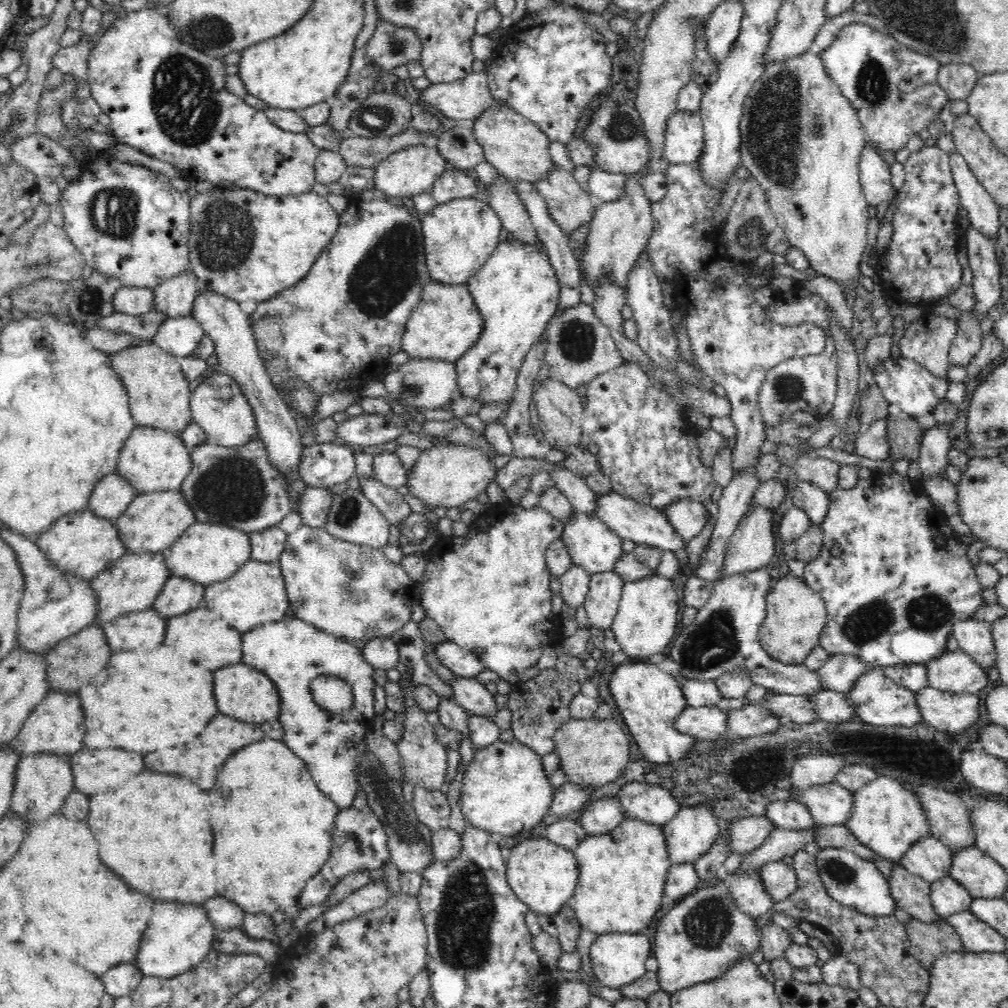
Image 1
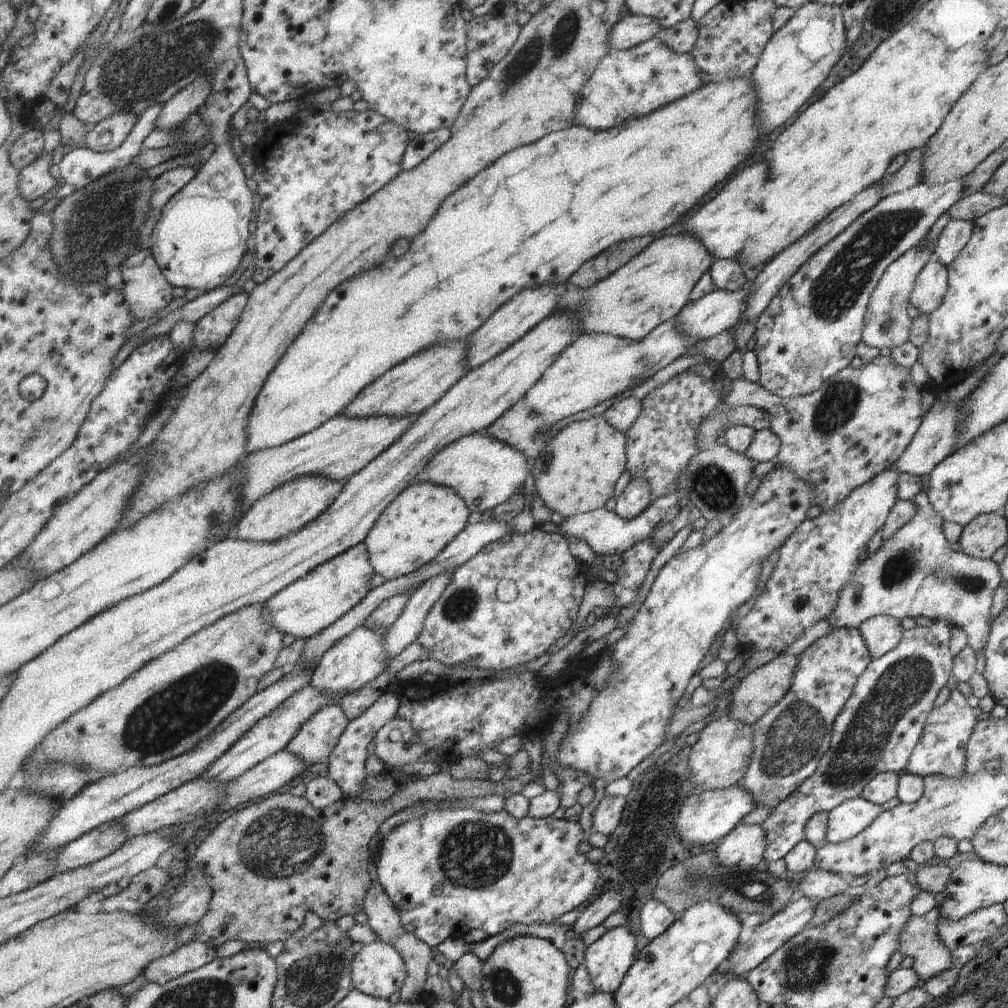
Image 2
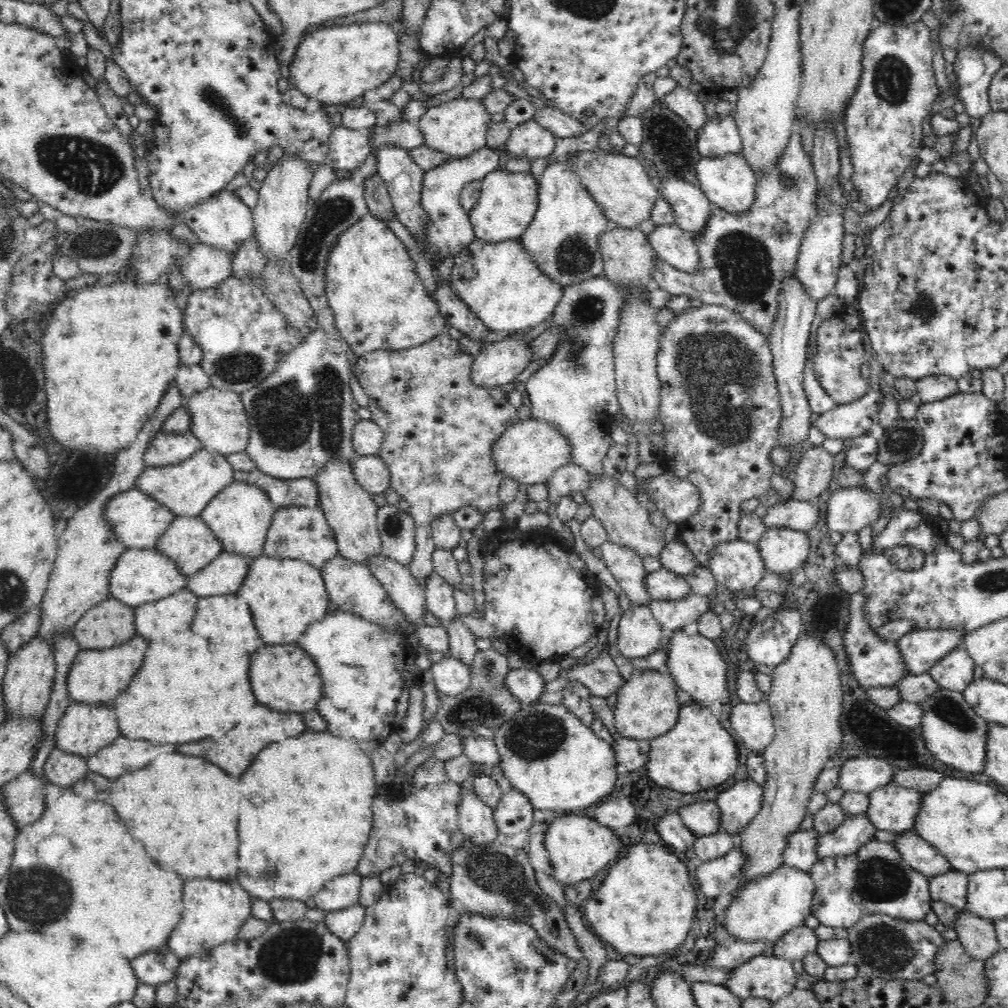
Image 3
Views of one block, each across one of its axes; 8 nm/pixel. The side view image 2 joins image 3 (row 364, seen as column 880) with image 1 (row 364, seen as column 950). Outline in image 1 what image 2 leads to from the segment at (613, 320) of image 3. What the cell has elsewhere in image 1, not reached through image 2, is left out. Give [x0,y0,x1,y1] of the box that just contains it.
[545,304,626,388]

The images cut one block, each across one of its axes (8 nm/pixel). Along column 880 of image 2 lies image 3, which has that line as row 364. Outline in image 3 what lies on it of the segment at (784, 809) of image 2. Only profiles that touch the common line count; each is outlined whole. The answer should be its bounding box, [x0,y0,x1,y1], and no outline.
[654,304,780,565]

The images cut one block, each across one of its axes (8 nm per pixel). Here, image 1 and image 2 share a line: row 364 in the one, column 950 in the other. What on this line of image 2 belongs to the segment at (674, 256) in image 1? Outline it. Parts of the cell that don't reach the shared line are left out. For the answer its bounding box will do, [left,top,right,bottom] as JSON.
[902,689,977,778]

